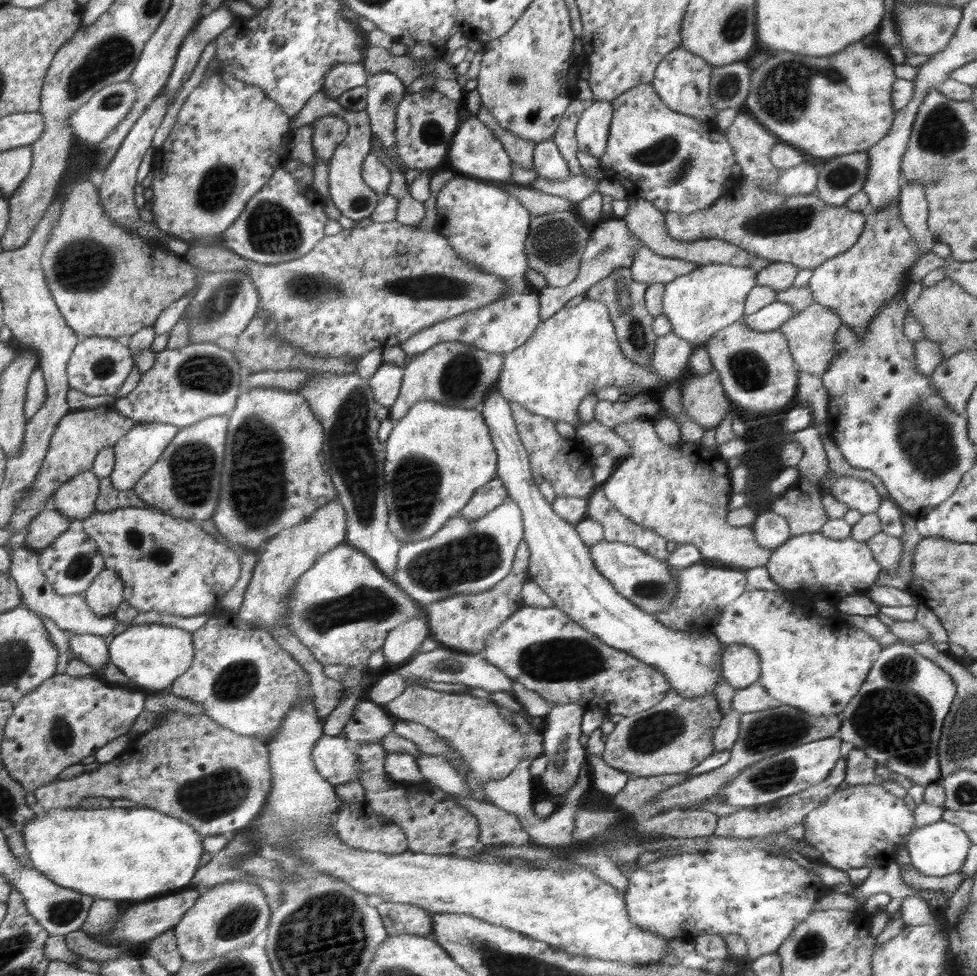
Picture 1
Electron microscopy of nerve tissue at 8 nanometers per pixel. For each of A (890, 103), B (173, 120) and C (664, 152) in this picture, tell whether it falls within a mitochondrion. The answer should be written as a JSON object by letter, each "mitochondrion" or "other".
{"A":"other","B":"other","C":"mitochondrion"}

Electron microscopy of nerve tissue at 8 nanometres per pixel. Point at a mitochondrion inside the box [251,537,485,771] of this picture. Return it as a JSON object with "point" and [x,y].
{"point":[371,603]}

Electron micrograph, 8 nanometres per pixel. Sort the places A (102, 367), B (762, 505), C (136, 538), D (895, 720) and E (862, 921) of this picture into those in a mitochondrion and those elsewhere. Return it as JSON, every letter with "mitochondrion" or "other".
{"A":"mitochondrion","B":"other","C":"mitochondrion","D":"mitochondrion","E":"other"}

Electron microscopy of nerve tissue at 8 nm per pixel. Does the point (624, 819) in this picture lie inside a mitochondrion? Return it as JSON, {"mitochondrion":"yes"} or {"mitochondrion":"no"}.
{"mitochondrion":"no"}

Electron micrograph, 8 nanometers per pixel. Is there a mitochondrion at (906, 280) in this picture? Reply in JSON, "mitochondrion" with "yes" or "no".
{"mitochondrion":"no"}

